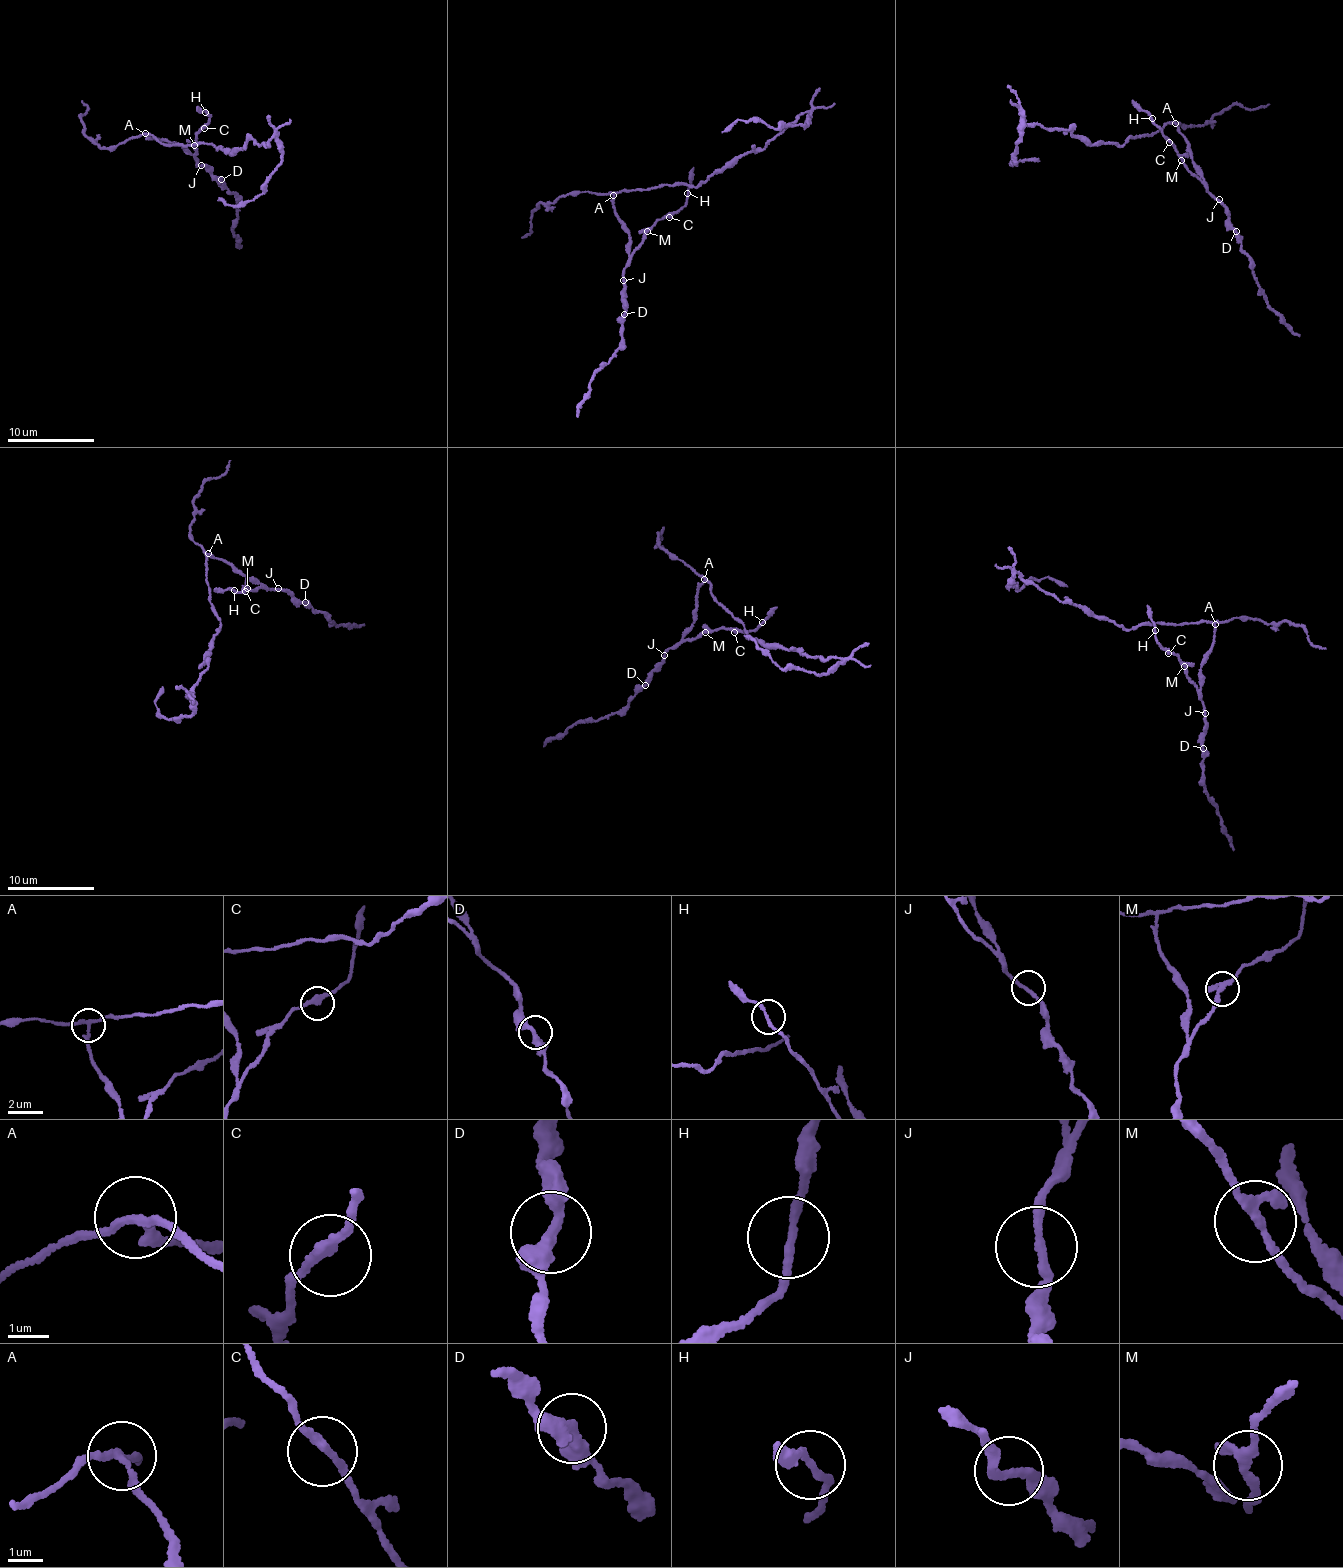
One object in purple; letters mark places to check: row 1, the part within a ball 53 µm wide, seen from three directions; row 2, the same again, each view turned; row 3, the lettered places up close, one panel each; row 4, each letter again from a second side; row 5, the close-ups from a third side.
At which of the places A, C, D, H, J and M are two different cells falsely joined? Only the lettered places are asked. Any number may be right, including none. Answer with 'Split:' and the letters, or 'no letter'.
Split: A

